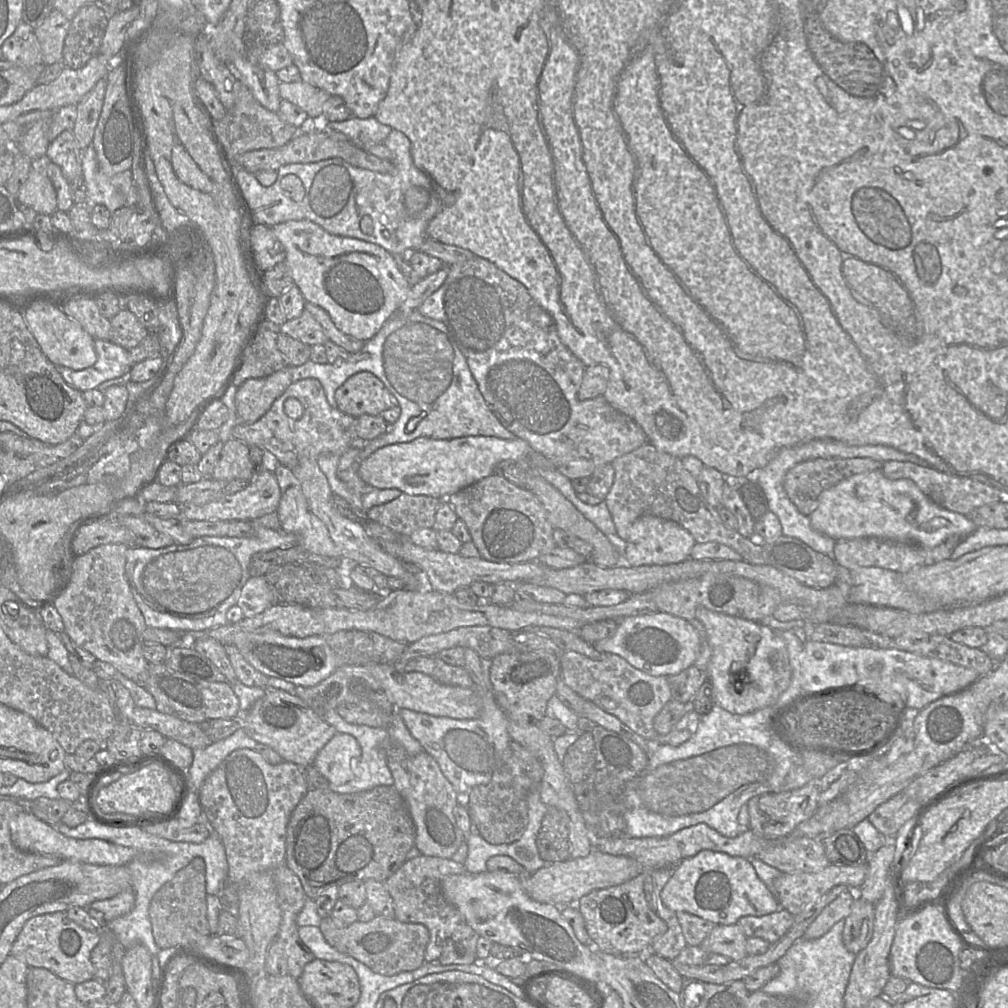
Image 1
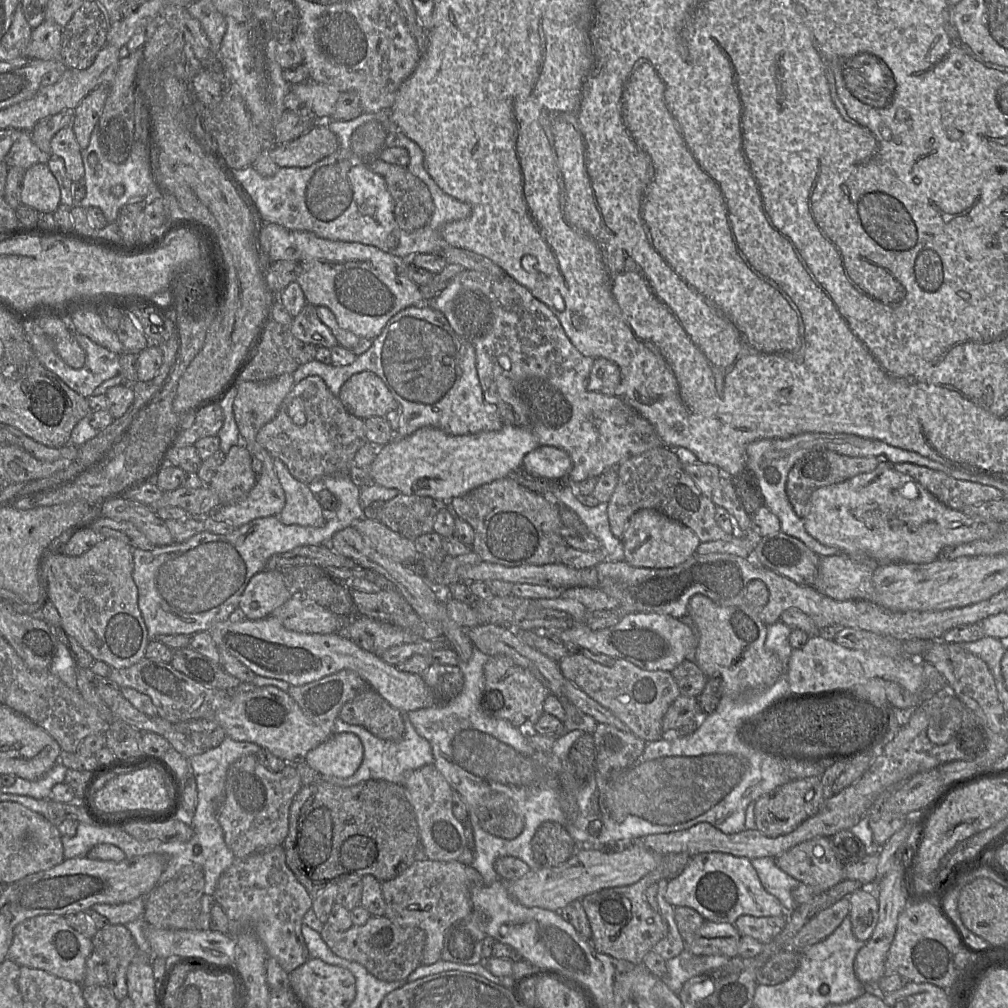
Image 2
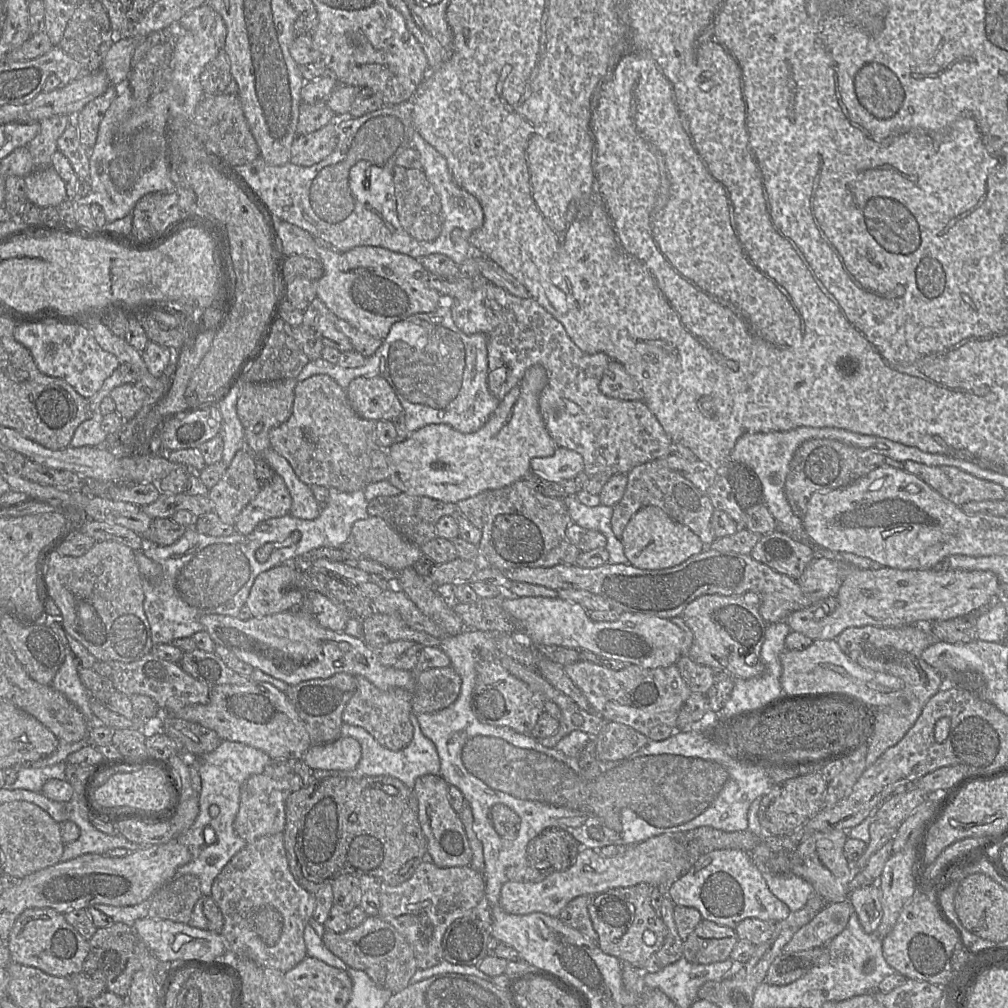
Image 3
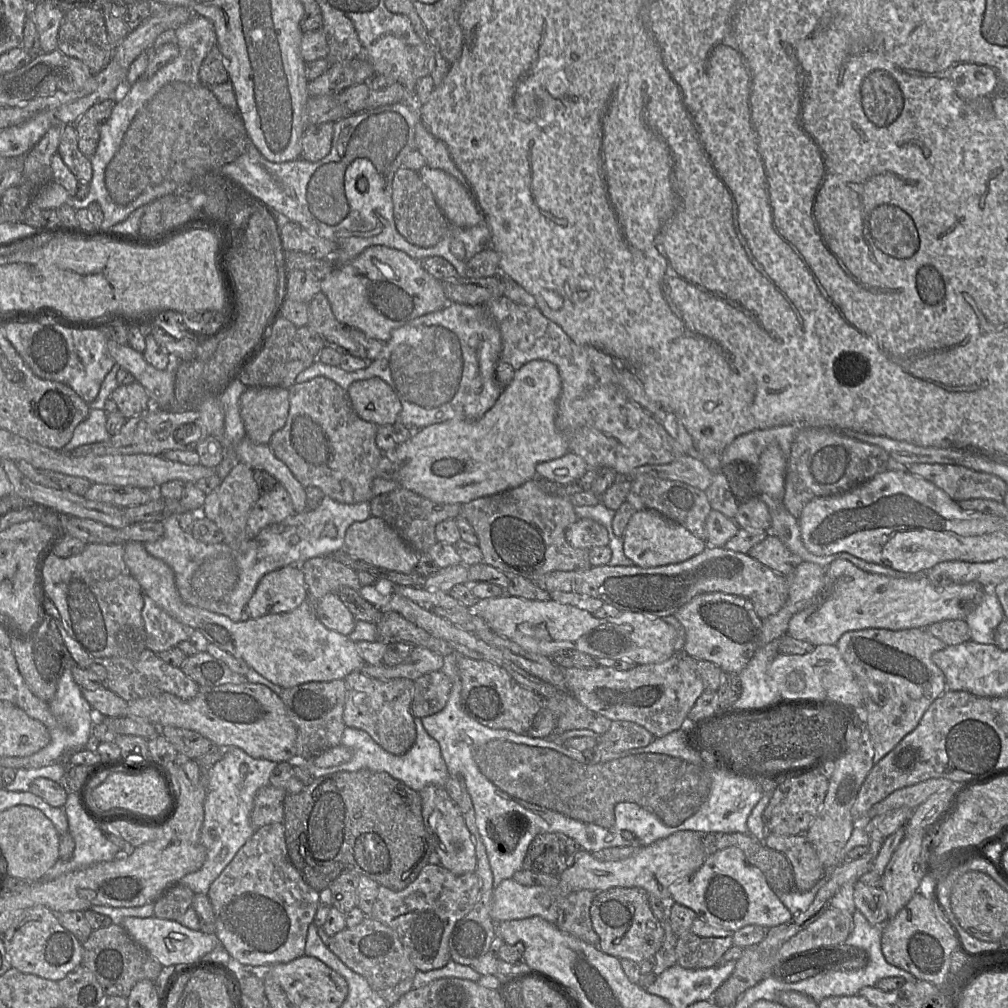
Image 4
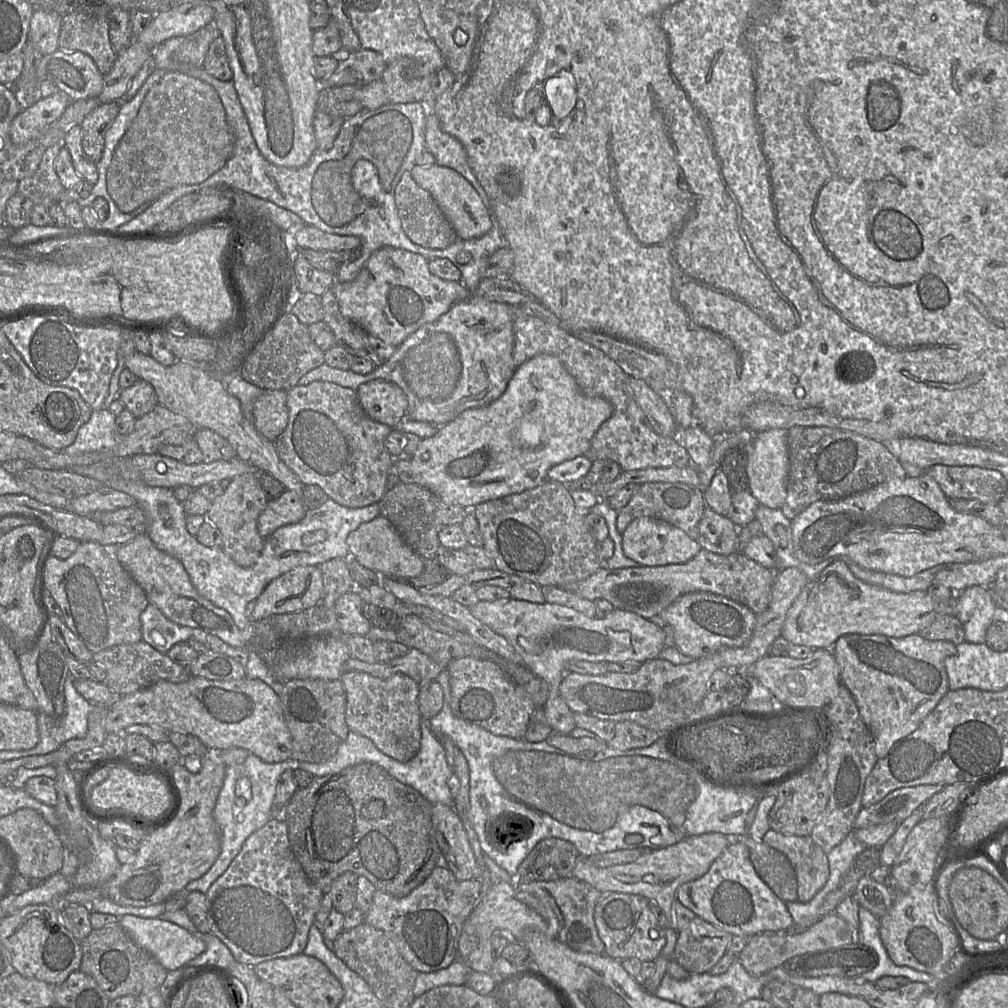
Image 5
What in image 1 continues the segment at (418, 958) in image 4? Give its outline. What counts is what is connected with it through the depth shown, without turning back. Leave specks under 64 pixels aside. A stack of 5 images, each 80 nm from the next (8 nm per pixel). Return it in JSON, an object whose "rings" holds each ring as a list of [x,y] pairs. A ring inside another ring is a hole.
{"rings":[[[421,854],[407,859],[384,882],[394,903],[395,919],[405,923],[420,923],[428,929],[429,943],[425,951],[425,962],[437,961],[445,941],[458,927],[466,923],[461,912],[445,899],[441,887],[446,876],[464,873],[467,873],[465,866],[451,858]]]}

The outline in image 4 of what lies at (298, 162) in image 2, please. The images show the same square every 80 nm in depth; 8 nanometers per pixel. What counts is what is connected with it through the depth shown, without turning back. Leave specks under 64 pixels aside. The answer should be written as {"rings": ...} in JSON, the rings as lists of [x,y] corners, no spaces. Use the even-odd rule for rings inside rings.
{"rings":[[[333,122],[307,126],[301,139],[300,158],[317,162],[326,157],[332,149],[333,135]]]}

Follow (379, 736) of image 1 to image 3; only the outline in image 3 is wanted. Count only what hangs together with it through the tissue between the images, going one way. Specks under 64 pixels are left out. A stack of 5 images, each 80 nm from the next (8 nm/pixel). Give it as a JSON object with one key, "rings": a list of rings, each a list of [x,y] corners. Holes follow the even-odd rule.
{"rings":[[[414,713],[410,714],[410,720],[414,728],[413,739],[407,747],[399,751],[389,750],[380,745],[376,739],[368,733],[364,728],[343,723],[341,726],[342,737],[353,737],[361,746],[361,759],[357,766],[352,770],[321,770],[312,769],[316,779],[325,779],[328,777],[344,777],[344,778],[362,778],[365,776],[391,776],[404,783],[409,788],[413,788],[418,777],[440,773],[440,759],[435,745],[431,740],[423,735]]]}

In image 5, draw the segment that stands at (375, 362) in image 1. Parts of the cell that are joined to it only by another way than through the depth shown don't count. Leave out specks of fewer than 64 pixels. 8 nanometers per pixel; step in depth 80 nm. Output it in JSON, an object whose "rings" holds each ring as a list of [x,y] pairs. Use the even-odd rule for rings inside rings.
{"rings":[[[471,296],[466,301],[454,304],[448,312],[440,316],[436,321],[424,324],[409,335],[396,347],[393,355],[375,367],[372,372],[362,375],[323,363],[302,376],[298,381],[298,385],[307,385],[313,381],[325,381],[357,390],[361,384],[371,380],[384,379],[391,381],[397,384],[408,398],[405,418],[441,427],[468,409],[490,404],[506,390],[509,381],[518,368],[513,361],[513,307],[520,306],[510,306]]]}

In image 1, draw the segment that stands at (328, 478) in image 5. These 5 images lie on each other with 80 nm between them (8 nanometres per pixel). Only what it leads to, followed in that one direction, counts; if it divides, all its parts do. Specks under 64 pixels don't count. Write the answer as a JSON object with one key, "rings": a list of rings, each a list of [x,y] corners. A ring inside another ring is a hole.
{"rings":[[[305,378],[289,385],[284,393],[273,402],[270,409],[259,420],[252,424],[239,422],[232,429],[232,437],[247,443],[249,446],[255,445],[263,449],[263,451],[268,451],[275,457],[277,464],[282,464],[293,469],[299,464],[301,459],[317,459],[319,455],[324,453],[341,455],[351,446],[354,446],[355,440],[357,439],[356,417],[342,412],[337,407],[332,407],[327,401],[324,388],[319,380],[315,378]],[[291,397],[297,398],[303,405],[304,413],[300,419],[292,419],[288,417],[285,412],[284,404],[286,400]]]}

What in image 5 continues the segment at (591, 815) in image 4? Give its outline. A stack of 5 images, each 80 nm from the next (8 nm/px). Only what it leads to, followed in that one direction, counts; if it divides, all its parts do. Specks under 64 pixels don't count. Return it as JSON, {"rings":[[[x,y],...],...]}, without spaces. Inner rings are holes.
{"rings":[[[447,668],[439,673],[436,681],[443,689],[443,707],[428,720],[429,727],[436,737],[451,738],[465,756],[469,767],[470,821],[484,853],[513,877],[517,877],[520,863],[538,842],[549,837],[567,840],[575,845],[580,856],[589,857],[623,849],[662,849],[687,837],[706,833],[721,833],[727,837],[748,834],[746,817],[758,799],[752,794],[724,789],[703,779],[693,767],[667,752],[665,735],[645,748],[617,750],[607,746],[593,758],[588,758],[581,752],[565,752],[547,741],[528,742],[522,738],[499,736],[464,722],[453,715],[450,707]],[[510,814],[521,818],[524,834],[528,827],[531,827],[531,833],[509,844],[508,840],[495,836],[494,823],[497,818]]]}

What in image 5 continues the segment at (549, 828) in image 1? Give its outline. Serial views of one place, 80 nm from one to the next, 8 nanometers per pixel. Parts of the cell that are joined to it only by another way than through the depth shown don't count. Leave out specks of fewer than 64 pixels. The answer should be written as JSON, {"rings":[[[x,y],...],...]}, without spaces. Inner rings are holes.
{"rings":[[[549,837],[541,840],[520,863],[517,881],[553,881],[572,877],[580,856],[567,840]]]}

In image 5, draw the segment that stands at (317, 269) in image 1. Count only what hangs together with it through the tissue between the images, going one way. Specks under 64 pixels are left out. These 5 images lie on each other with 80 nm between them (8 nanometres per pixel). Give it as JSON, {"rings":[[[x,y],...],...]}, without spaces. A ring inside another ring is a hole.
{"rings":[[[391,246],[374,251],[355,279],[349,282],[335,281],[331,287],[339,303],[341,314],[365,330],[368,335],[399,346],[409,335],[427,323],[436,321],[459,302],[471,297],[470,290],[462,282],[443,280],[429,270],[429,260],[424,256]]]}

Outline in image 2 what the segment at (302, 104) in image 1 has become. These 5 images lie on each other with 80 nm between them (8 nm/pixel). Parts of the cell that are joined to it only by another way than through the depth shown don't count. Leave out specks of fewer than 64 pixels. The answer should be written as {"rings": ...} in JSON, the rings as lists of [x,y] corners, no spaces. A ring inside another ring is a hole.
{"rings":[[[306,81],[291,85],[293,91],[312,111],[314,117],[330,118],[340,92],[331,86]]]}

